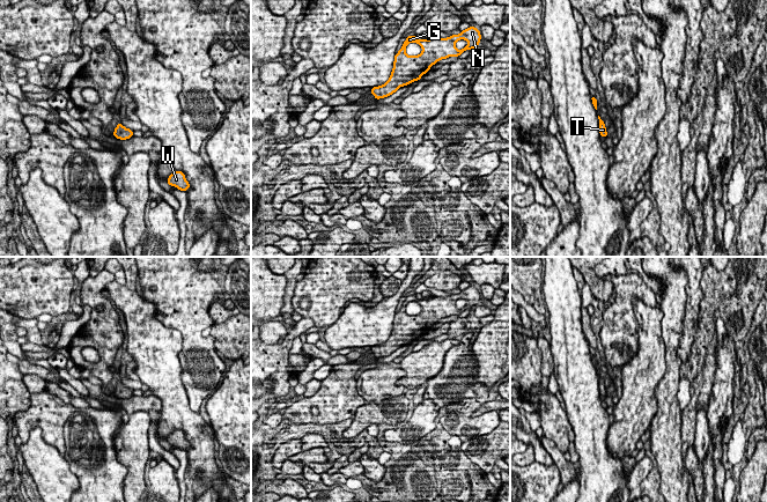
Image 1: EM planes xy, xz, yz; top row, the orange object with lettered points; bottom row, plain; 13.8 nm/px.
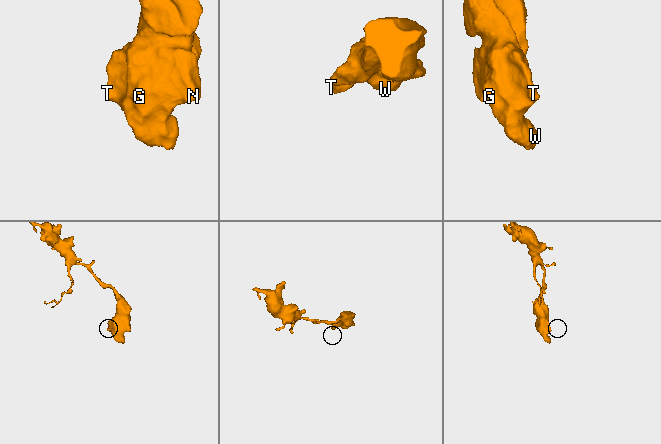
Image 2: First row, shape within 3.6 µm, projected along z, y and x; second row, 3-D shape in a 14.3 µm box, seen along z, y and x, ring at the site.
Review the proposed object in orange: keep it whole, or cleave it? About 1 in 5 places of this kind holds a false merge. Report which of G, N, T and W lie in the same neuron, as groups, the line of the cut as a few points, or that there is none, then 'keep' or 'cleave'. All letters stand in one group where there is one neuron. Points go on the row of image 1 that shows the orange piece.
G N T W; no cut; keep

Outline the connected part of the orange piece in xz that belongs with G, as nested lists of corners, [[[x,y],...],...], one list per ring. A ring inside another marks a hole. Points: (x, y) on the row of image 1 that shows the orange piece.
[[[474,27],[447,38],[433,37],[419,40],[415,35],[408,36],[394,56],[393,69],[389,80],[382,86],[373,87],[370,93],[376,99],[389,97],[398,88],[408,86],[413,81],[419,81],[437,61],[453,56],[459,57],[466,50],[473,50],[479,45],[480,39],[480,31]],[[459,39],[467,40],[469,45],[457,50],[456,42]],[[408,43],[418,43],[422,47],[422,52],[419,56],[407,56],[406,46]]]

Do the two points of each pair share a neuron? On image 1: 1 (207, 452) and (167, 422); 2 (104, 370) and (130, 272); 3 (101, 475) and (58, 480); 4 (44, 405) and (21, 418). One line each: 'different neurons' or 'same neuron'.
1: same neuron
2: different neurons
3: different neurons
4: same neuron

